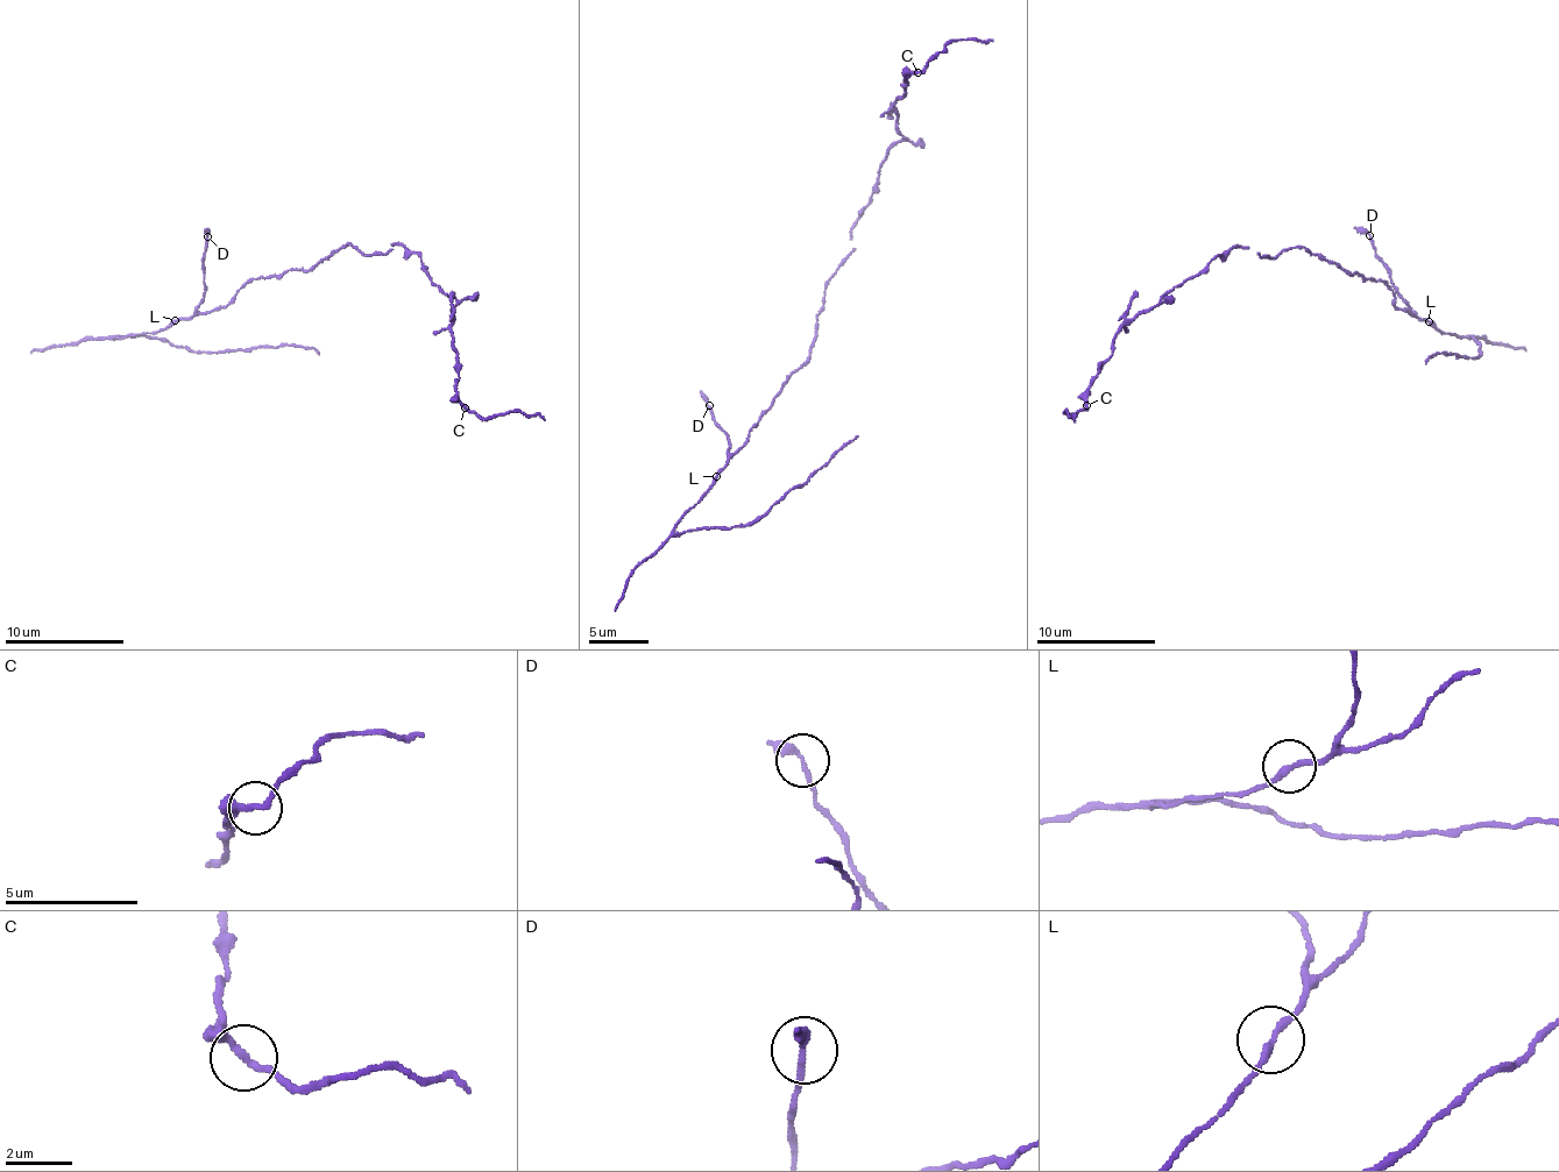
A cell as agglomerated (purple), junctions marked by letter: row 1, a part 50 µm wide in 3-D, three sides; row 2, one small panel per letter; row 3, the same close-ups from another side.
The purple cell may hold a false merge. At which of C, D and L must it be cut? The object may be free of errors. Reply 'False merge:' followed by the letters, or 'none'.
False merge: none

